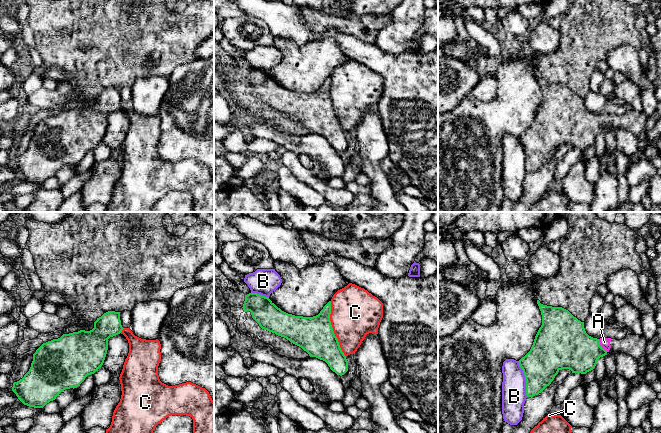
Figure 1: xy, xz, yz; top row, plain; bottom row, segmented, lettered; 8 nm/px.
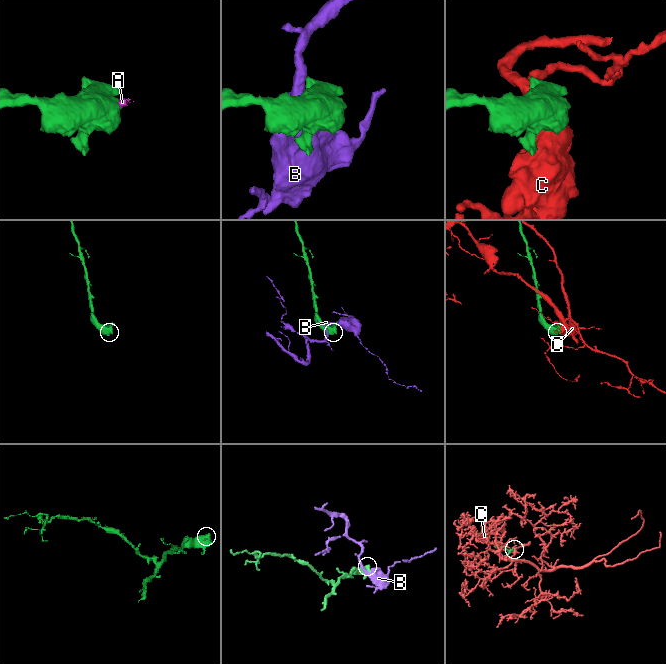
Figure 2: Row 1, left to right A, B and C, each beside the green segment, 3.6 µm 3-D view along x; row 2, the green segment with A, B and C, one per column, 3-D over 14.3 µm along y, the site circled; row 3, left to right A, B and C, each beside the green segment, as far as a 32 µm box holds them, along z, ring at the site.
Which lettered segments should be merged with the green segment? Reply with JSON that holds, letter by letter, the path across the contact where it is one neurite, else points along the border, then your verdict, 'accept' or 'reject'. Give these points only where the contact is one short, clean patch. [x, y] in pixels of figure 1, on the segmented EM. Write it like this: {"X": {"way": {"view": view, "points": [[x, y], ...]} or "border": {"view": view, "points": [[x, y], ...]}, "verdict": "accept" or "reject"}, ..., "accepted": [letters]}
{"A": {"way": {"view": "yz", "points": [[569, 346], [600, 346], [604, 342]]}, "verdict": "accept"}, "B": {"verdict": "reject"}, "C": {"verdict": "reject"}, "accepted": ["A"]}

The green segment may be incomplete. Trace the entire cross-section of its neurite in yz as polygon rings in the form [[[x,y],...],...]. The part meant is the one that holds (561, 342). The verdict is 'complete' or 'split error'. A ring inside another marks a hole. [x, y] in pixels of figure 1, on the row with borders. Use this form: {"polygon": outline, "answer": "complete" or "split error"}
{"polygon": [[[539,300],[537,304],[542,325],[530,351],[518,361],[525,376],[527,397],[541,393],[562,369],[586,374],[608,352],[622,352],[637,360],[646,356],[647,340],[643,335],[628,331],[622,340],[593,338],[586,333],[584,322],[568,310],[543,305]]], "answer": "split error"}

